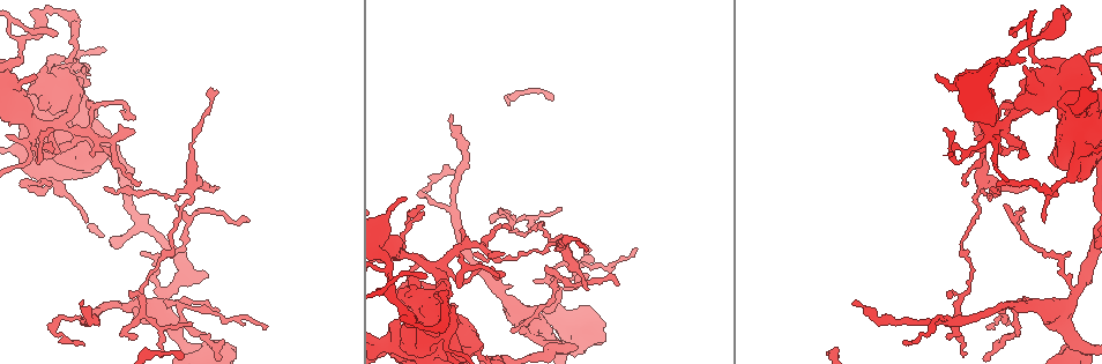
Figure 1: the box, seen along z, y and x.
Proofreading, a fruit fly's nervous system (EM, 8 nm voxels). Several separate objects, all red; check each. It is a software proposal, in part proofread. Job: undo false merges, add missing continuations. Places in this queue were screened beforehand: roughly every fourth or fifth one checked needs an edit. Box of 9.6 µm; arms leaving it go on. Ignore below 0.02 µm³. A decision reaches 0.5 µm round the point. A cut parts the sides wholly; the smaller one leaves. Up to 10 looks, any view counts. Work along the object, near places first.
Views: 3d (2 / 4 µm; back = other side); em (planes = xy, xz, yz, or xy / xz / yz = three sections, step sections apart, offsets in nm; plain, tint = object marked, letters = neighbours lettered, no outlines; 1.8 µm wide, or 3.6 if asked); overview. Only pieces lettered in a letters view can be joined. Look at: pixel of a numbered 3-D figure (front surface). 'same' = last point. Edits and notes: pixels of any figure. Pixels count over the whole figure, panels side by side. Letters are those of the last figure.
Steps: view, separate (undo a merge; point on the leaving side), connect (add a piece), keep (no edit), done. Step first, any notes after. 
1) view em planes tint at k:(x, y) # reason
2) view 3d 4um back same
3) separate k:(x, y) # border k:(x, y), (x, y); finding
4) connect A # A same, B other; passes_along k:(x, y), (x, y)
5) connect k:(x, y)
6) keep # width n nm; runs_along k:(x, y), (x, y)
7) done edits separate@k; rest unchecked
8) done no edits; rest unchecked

view 3d 2um at 1:(425, 278) # thin end

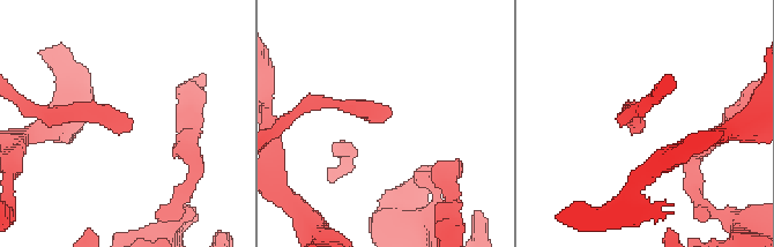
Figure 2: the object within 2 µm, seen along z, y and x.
view em xz step 16 letters at 2:(131, 118) # now the EM

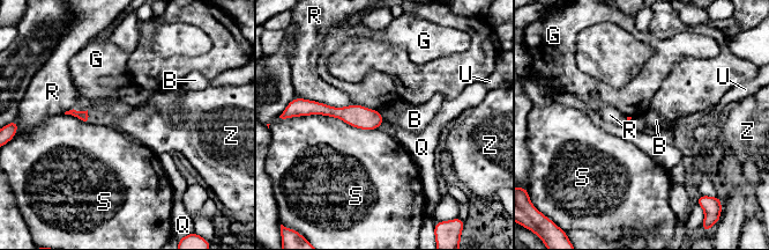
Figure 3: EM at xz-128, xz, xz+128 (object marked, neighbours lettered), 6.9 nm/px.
keep # B other, G other, Q other, R other, S other, U other, Z other; border 3:(378, 110), (386, 120); no lettered piece goes on from it

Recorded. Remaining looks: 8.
view em yz step 16 tint at 1:(582, 243) # thin end

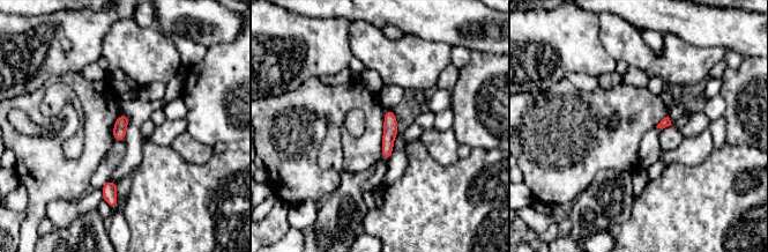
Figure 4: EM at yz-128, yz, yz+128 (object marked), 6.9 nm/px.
view em planes letters same # cut it another way

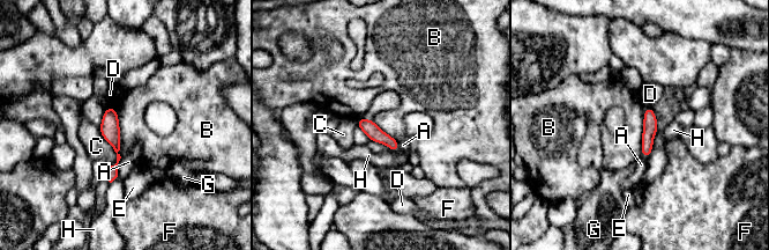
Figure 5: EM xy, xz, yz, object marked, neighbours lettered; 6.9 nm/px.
keep # A other, B other, C other, D other, E other, F other, G other, H other; border 5:(107, 105), (117, 111), (121, 156); no lettered piece goes on from it

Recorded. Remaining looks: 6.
view em planes plain at 1:(436, 320) # sharp bend

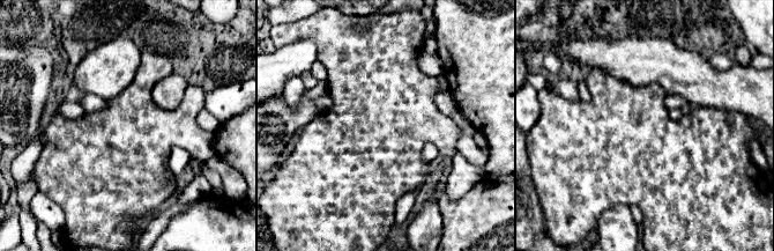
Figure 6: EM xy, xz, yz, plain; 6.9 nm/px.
view em planes letters same # what lies round it

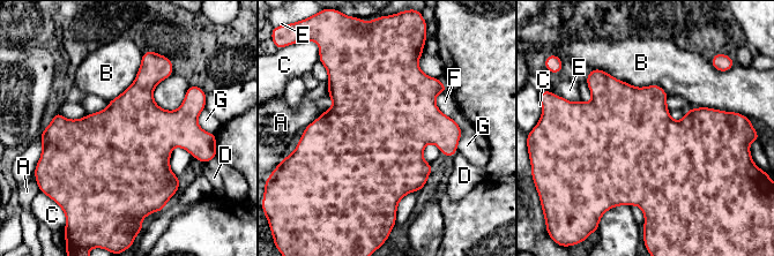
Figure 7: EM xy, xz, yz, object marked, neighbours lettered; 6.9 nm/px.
keep # A other, B other, C other, D other, E other, F other, G other; border 7:(109, 102), (103, 110), (88, 114); all the same neuron

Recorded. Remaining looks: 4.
view em yz step 8 letters at 1:(990, 187) # free end

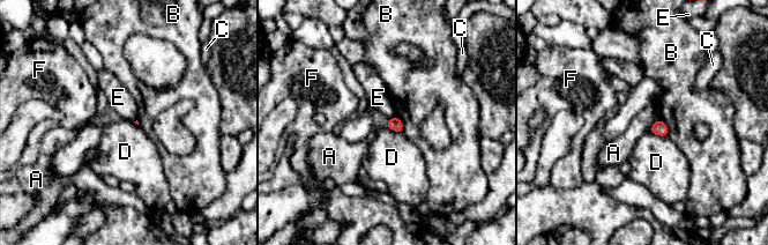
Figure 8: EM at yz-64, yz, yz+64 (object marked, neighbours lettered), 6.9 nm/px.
view em planes letters same # another direction

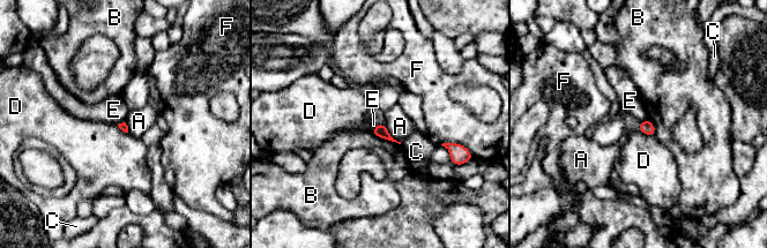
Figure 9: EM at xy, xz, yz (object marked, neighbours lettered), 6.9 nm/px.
keep # longest_contact B 240 nm; A other, B other, C other, D other, E other, F other; border 9:(647, 119), (640, 122); none of them fits

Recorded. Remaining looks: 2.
done no edits; rest unchecked

